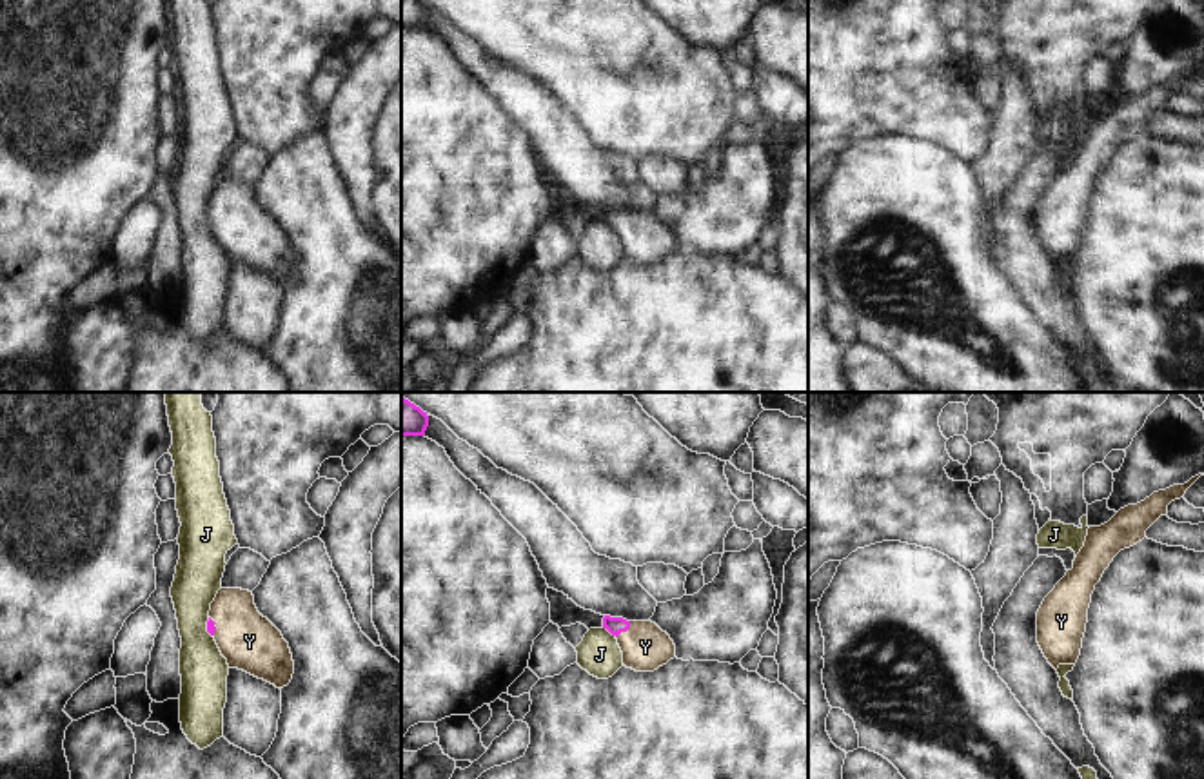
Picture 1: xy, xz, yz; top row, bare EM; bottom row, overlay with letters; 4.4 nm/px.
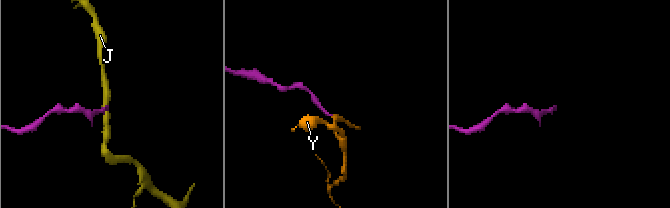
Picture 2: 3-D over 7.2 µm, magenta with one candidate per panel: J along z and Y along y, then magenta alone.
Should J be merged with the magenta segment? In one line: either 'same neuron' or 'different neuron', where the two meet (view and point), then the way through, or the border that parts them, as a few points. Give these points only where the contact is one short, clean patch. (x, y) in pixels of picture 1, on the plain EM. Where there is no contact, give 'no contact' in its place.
different neuron; contact xz (611, 226); border xz (603, 220), (616, 229)

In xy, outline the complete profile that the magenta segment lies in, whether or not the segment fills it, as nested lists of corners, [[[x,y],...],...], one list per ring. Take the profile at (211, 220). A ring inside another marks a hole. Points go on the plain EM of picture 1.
[[[220,182],[211,196],[207,225],[229,261],[243,263],[276,281],[291,276],[294,254],[281,225],[263,211],[254,189],[242,182]]]

